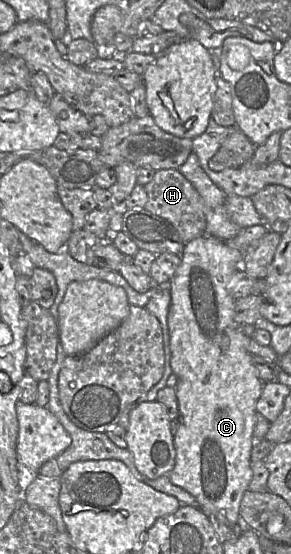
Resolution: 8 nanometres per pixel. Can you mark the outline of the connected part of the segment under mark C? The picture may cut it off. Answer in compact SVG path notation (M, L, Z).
M203 235L187 242L180 255L181 264L169 283L171 303L168 312L170 336L170 366L178 377L175 386L178 418L173 420L175 465L169 473L171 482L193 495L208 516L215 516L227 525L237 525L240 504L252 479L251 450L256 404L264 382L259 378L246 349L243 325L235 320L235 299L229 292L232 276L242 267L243 253L227 242Z

